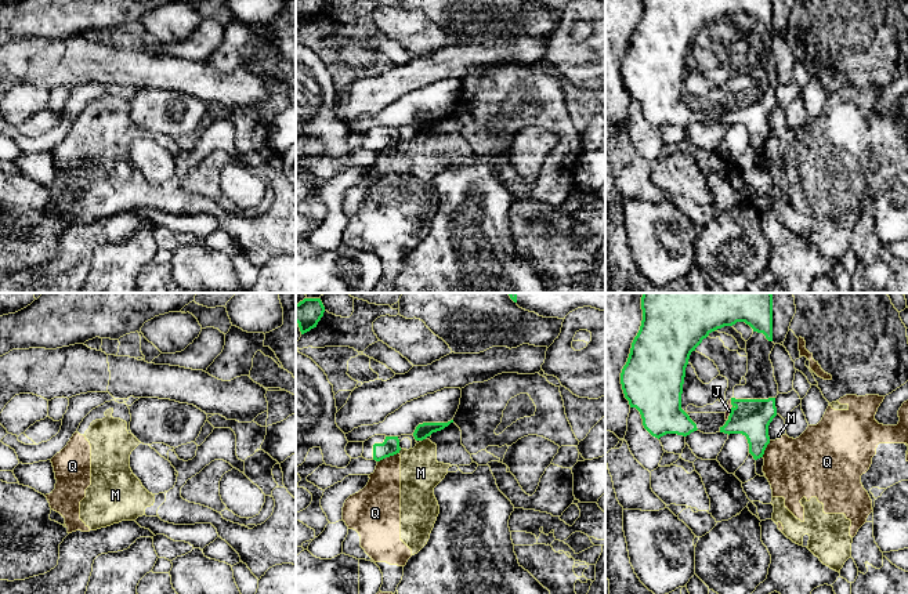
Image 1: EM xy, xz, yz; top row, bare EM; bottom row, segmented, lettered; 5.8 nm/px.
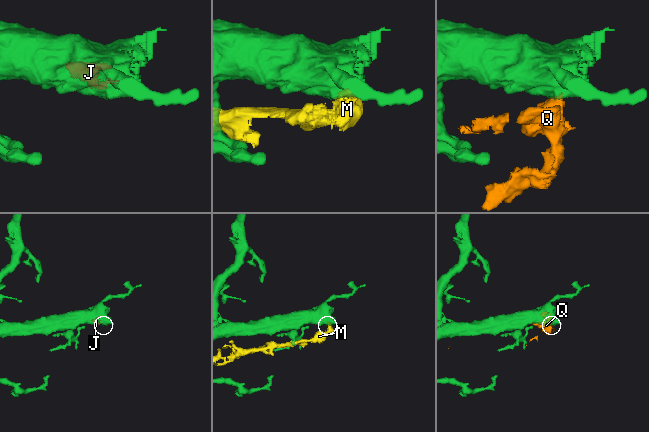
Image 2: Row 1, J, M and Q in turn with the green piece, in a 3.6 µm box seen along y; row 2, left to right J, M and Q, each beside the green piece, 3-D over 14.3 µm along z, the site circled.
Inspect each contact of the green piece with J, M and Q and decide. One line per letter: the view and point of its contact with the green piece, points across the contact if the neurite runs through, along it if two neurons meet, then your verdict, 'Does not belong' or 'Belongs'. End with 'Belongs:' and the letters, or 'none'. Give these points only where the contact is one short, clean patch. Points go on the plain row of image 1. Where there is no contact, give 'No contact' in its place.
J: Touches green at yz (731, 101). Belongs
M: Touches green at xz (423, 129). Does not belong
Q: Touches green at xz (387, 147). Boundary: xz (398, 142), (377, 152). Does not belong
Belongs: J

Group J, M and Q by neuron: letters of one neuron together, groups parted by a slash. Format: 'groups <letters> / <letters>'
groups J / M Q

